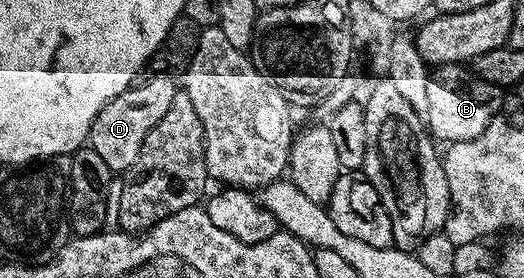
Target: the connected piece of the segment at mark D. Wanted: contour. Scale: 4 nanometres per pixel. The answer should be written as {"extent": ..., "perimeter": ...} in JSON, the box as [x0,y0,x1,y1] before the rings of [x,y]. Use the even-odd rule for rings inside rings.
{"extent":[89,75,177,173],"perimeter":[[[159,75],[163,76],[155,76],[144,84],[136,83],[117,98],[110,100],[93,122],[89,137],[90,151],[96,152],[101,162],[105,162],[105,166],[111,168],[112,173],[126,173],[127,169],[133,166],[133,162],[137,162],[149,130],[153,130],[153,126],[157,126],[157,122],[165,118],[169,102],[173,102],[173,98],[177,95],[174,82],[167,77],[170,75]]]}

